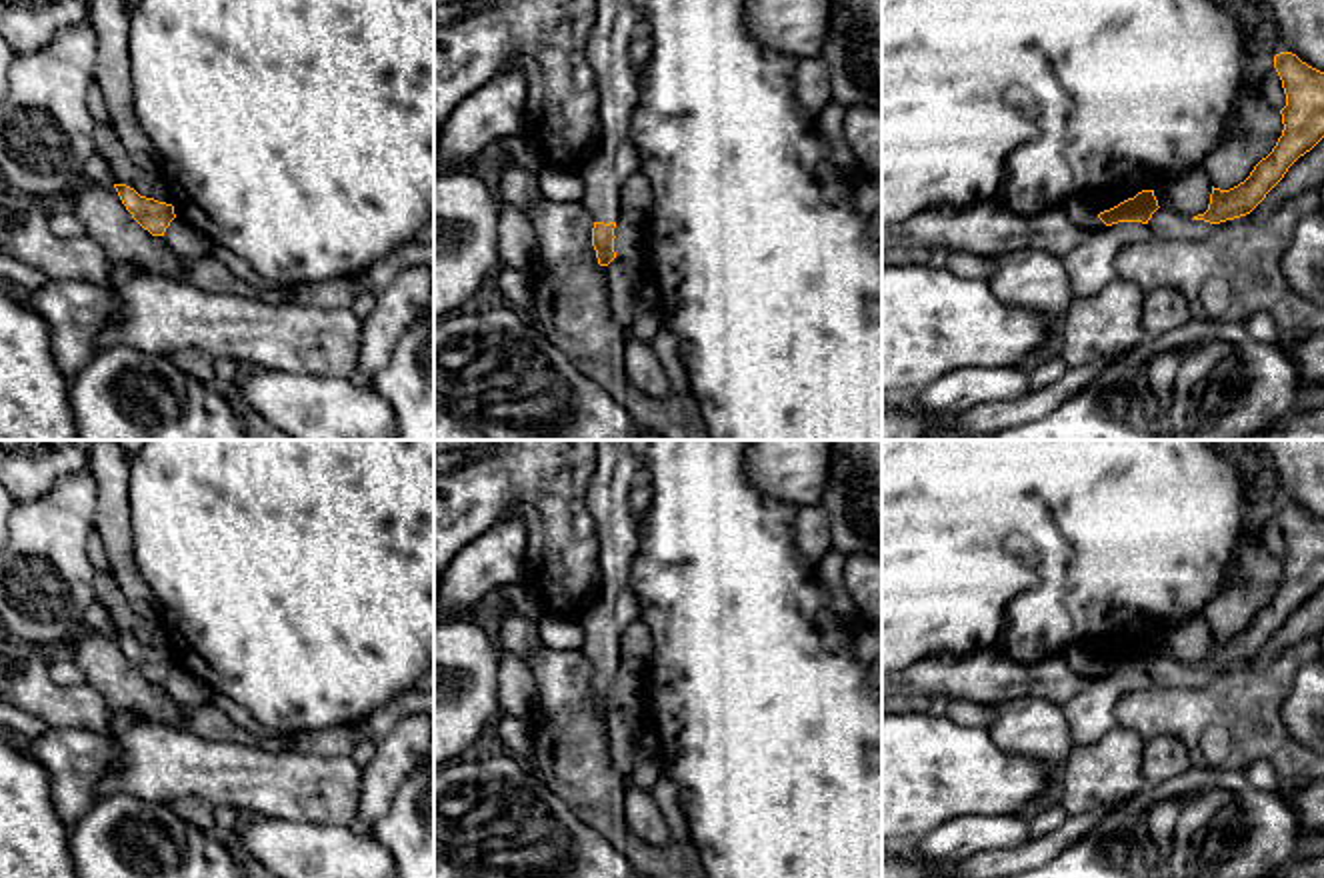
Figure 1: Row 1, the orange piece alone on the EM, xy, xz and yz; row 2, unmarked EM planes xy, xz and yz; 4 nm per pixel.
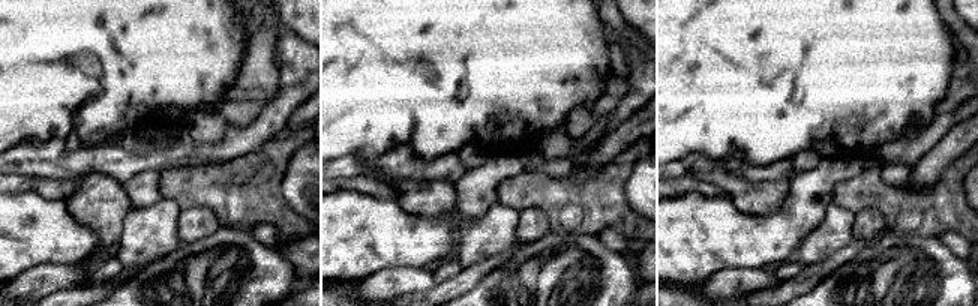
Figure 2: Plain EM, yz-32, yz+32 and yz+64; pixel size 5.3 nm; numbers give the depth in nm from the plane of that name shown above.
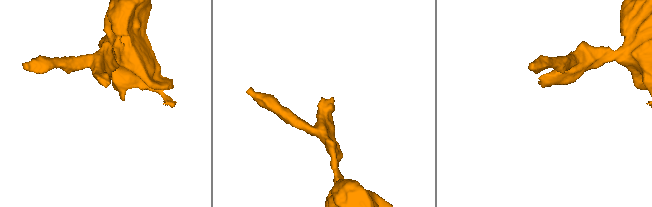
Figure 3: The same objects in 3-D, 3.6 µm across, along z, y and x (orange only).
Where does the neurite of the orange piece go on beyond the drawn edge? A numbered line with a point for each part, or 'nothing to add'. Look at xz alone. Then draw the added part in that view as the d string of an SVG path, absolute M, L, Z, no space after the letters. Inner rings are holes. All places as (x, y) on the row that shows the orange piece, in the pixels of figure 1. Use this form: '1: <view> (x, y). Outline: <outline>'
1: xz (616, 20). Outline: M596 0L596 22L586 46L600 94L600 146L582 170L582 206L604 224L616 222L620 188L640 172L640 158L630 140L638 78L628 56L640 20L630 0Z

